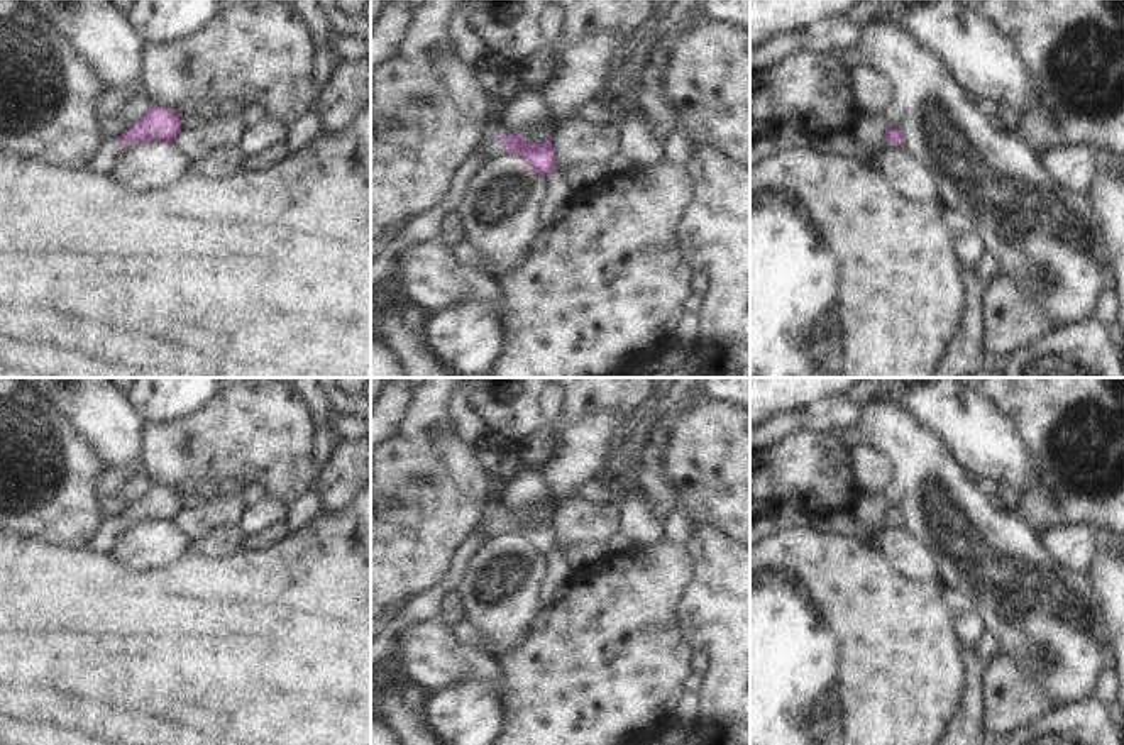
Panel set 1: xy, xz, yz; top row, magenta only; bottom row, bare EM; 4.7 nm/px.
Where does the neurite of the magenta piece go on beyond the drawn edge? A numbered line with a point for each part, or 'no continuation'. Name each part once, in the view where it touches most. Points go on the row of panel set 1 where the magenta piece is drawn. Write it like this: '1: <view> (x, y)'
1: xz (500, 75)

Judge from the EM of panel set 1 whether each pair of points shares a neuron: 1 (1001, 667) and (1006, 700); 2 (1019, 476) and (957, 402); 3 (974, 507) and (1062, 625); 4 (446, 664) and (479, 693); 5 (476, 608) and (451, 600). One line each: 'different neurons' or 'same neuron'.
1: same neuron
2: same neuron
3: same neuron
4: different neurons
5: different neurons

